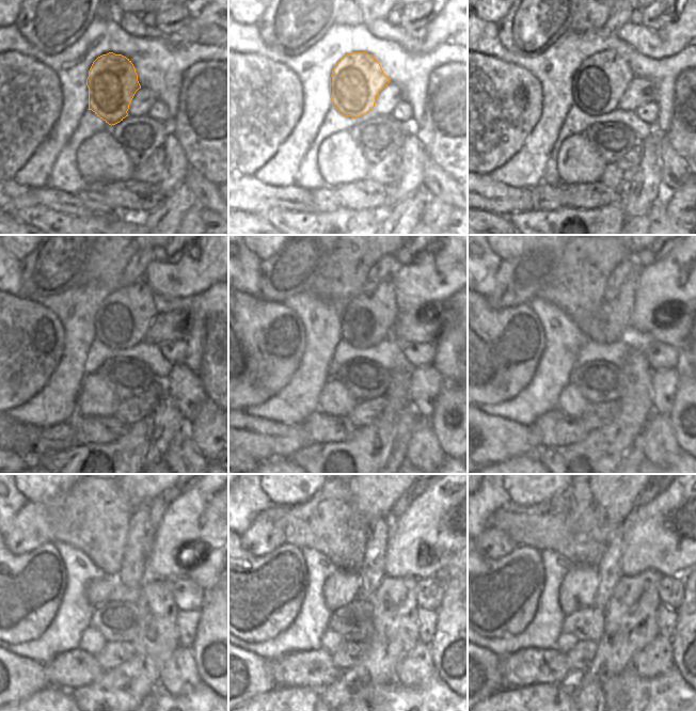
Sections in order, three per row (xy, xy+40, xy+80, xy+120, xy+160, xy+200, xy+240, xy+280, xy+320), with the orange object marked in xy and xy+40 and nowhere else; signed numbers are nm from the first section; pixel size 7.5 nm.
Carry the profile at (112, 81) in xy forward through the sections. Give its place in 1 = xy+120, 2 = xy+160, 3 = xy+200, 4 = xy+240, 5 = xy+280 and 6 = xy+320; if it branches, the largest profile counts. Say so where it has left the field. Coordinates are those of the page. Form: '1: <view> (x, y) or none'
1: xy+120 (122, 321)
2: xy+160 (367, 319)
3: xy+200 (614, 320)
4: xy+240 (158, 506)
5: xy+280 (400, 506)
6: xy+320 (646, 495)

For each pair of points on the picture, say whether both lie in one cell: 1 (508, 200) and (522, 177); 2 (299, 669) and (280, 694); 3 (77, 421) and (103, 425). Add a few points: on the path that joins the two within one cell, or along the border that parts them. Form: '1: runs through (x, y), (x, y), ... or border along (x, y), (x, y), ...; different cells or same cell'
1: border along (493, 178), (510, 186), (532, 189); different cells
2: border along (277, 685), (304, 685), (311, 689); different cells
3: runs through (83, 425), (96, 425); same cell

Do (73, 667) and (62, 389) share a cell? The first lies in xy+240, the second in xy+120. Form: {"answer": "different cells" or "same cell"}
{"answer": "different cells"}

